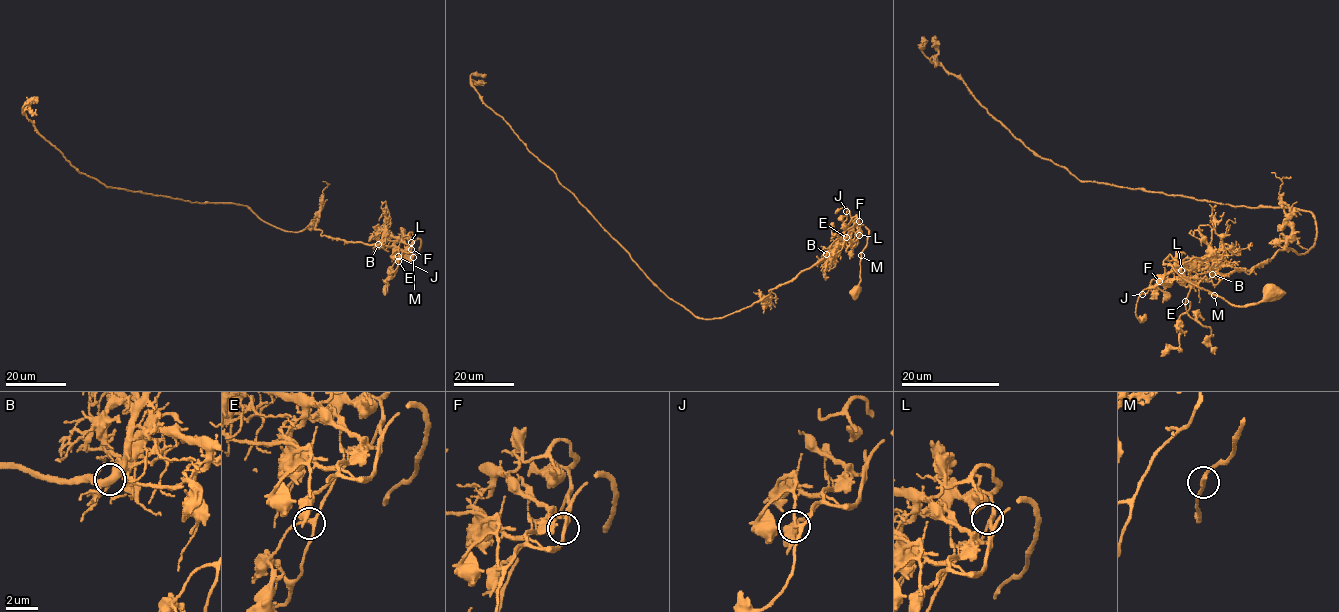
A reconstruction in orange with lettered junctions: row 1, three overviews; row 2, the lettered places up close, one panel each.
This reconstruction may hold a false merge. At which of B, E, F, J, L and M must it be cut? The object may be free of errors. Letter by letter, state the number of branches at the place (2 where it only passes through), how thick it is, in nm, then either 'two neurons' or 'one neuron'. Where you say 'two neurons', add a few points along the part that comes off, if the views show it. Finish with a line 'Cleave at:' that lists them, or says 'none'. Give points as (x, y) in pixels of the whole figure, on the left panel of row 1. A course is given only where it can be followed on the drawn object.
B: 3 | 440 nm | one neuron
E: 3 | 180 nm | one neuron
F: 3 | 220 nm | two neurons | (411, 249), (412, 243), (391, 268), (385, 280), (388, 285), (384, 295)
J: 3 | 160 nm | one neuron
L: 3 | 200 nm | one neuron
M: 2 | 280 nm | one neuron
Cleave at: F

